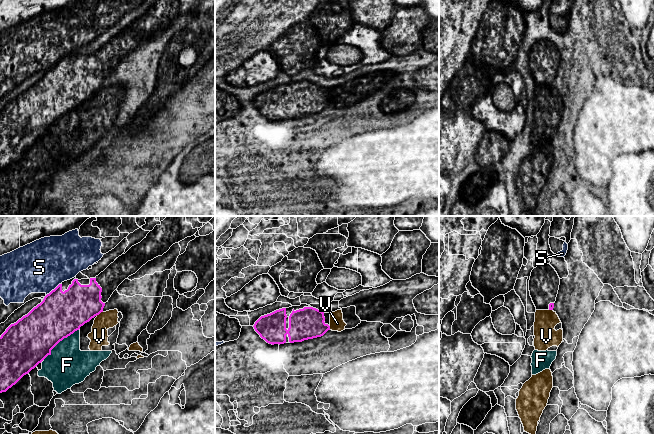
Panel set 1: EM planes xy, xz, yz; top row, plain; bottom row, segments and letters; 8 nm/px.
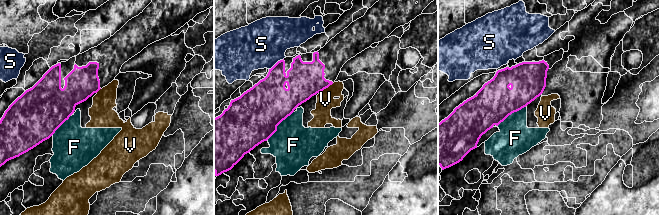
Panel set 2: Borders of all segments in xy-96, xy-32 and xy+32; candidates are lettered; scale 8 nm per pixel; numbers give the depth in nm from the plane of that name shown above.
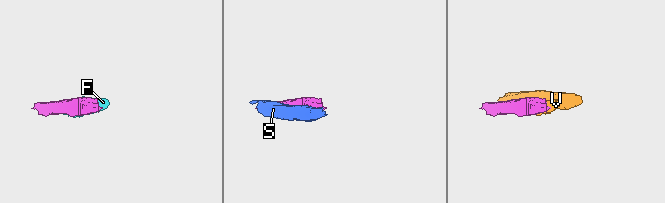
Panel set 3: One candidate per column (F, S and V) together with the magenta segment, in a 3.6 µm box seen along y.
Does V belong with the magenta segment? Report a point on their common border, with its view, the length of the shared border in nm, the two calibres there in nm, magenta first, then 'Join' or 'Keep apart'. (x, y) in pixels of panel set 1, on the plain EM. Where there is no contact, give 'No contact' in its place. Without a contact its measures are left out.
Touches magenta at xy (99, 89). Shared border 70 nm. Thickness 320 nm (magenta) against 140 nm. Keep apart

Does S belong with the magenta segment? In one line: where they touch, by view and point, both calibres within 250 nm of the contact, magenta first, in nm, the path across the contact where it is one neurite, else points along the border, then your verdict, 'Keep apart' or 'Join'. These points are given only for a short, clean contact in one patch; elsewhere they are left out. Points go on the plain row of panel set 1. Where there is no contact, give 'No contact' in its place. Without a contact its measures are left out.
Touches magenta at xy (54, 65). Thickness 360 nm (magenta) against 420 nm. Boundary: xy (60, 59), (46, 71). Keep apart

